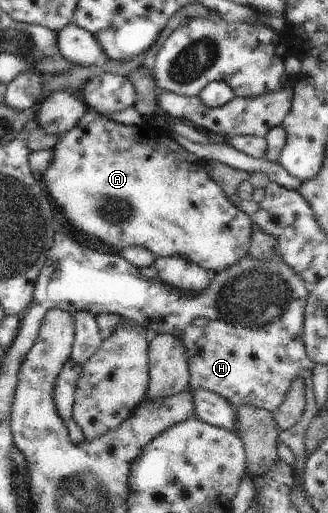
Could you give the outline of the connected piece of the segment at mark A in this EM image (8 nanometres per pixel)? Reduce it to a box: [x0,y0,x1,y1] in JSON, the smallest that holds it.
[41,109,254,276]

